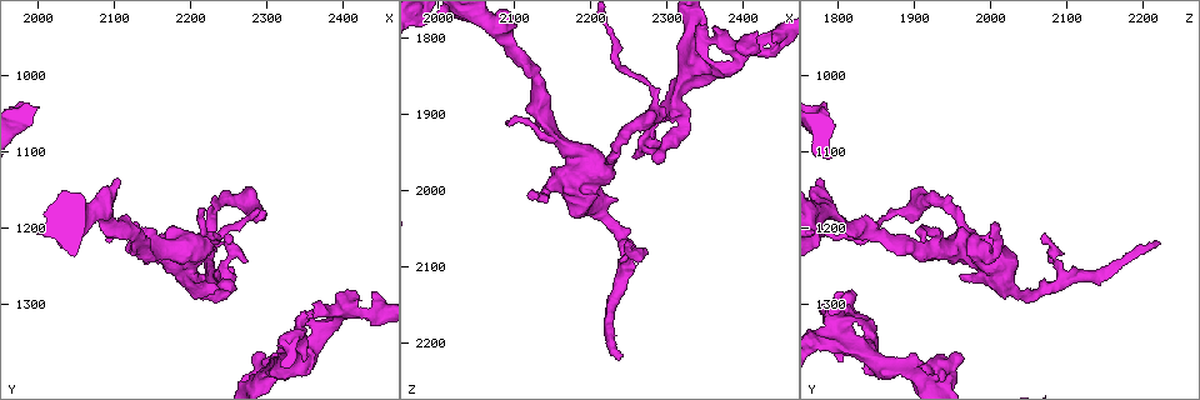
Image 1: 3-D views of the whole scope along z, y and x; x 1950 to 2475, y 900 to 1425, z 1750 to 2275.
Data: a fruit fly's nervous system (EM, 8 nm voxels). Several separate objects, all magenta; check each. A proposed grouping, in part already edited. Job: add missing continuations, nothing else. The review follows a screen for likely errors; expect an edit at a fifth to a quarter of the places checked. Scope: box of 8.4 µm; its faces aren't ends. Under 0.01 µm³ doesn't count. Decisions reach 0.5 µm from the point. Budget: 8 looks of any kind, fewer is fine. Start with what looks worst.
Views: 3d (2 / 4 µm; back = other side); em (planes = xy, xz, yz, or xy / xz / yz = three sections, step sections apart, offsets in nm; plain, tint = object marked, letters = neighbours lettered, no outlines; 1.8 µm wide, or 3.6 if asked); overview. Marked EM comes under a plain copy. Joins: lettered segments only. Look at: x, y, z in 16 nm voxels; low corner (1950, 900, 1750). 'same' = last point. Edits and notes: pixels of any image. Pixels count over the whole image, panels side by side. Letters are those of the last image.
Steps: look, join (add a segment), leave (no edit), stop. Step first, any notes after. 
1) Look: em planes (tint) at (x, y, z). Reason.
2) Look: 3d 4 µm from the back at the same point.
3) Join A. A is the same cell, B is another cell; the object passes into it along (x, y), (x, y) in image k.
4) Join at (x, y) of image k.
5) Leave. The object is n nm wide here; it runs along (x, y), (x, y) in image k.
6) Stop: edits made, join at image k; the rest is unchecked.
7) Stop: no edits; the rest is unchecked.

Look: em planes (letters) at (2410, 1285, 1820). Branch stops here.

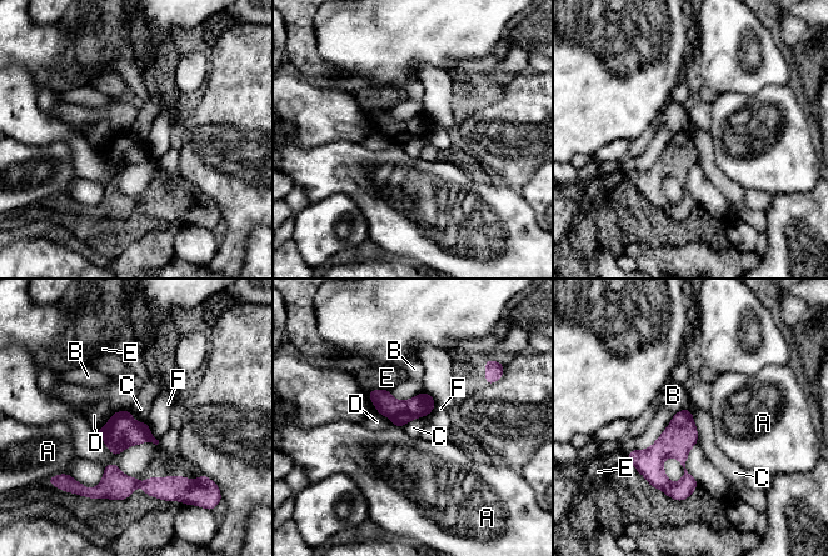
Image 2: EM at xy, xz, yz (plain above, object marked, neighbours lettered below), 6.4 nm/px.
Leave. The object is 150 nm wide here; A, B, C, D, E and F are other cells; a border runs along (688, 407), (698, 441) in image 2; no lettered segment goes on from it.

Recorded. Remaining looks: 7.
Look: 3d 2 µm at (2280, 1400, 1950). Touches itself.

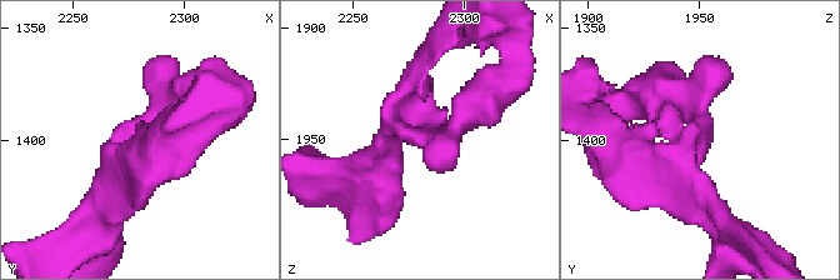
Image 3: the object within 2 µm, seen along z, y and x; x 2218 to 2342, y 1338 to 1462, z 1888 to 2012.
Look: em planes (tint) at (2282, 1397, 1949).

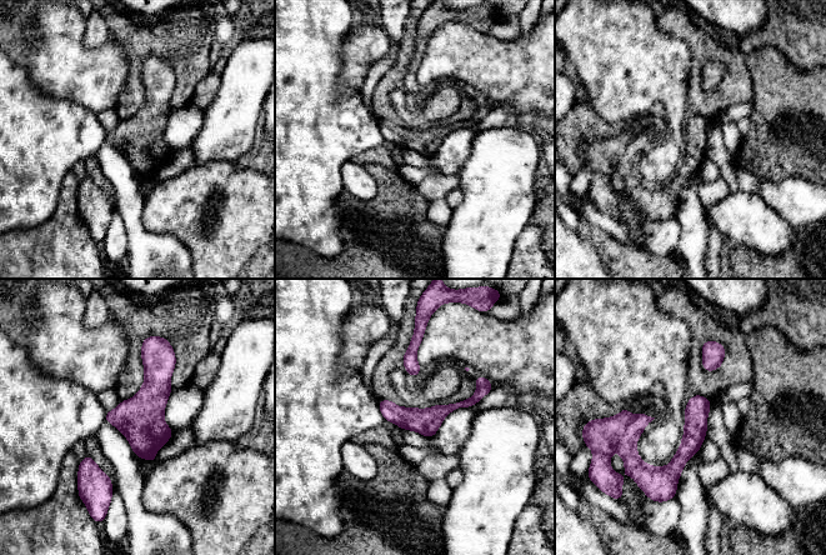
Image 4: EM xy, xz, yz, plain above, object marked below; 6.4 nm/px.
Look: em planes (letters) at the same point.

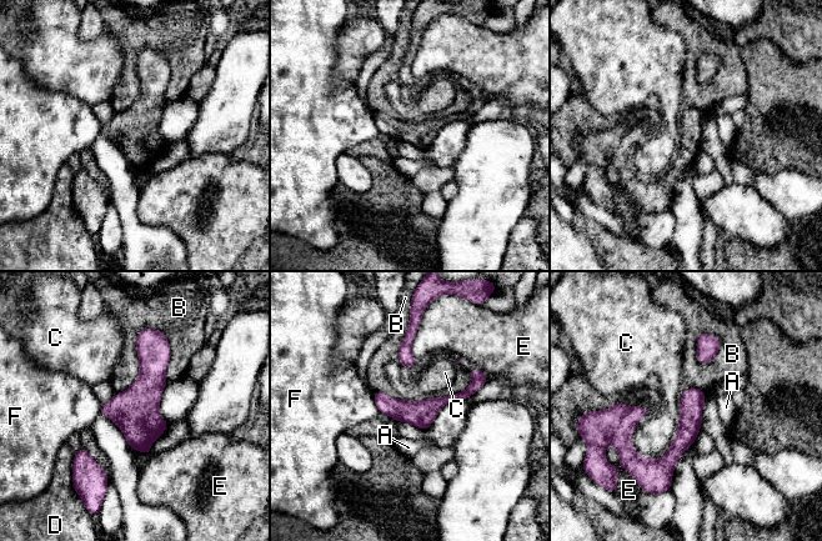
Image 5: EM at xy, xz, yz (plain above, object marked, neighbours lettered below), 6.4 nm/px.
Leave. A, B, C, D, E and F are other cells; it runs along (474, 372), (466, 394), (429, 409), (376, 396) in image 5; no lettered segment goes on from it.

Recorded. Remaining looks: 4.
Look: 3d 4 µm at (2235, 1215, 1830). Sharp bend.

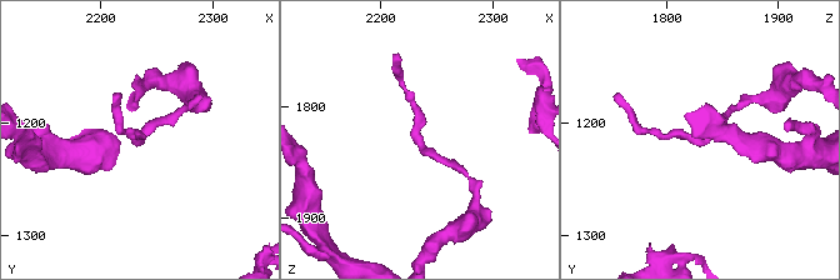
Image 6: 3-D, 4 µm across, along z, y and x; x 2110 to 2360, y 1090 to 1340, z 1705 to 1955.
Look: em 3.6 µm xz step 4 (letters) at (2236, 1218, 1832).

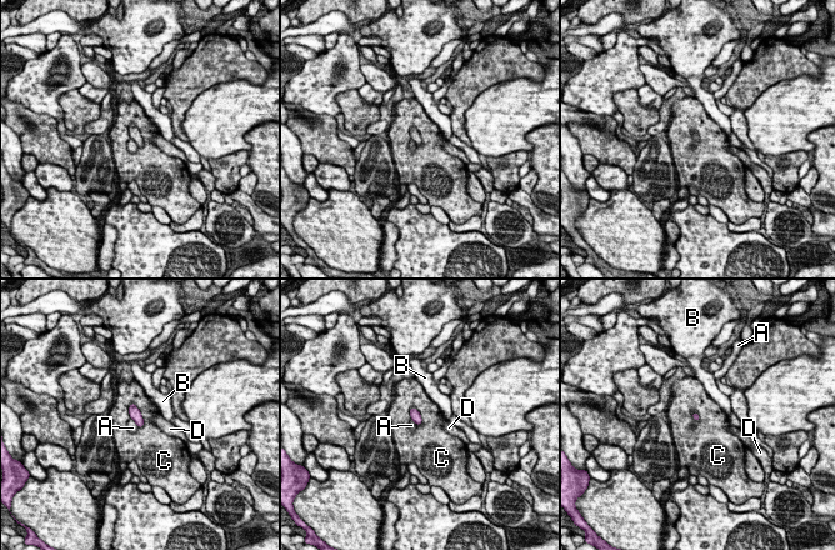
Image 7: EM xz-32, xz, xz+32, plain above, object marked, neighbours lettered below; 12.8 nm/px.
Look: em 3.6 µm planes (letters) at the same point. Another direction.

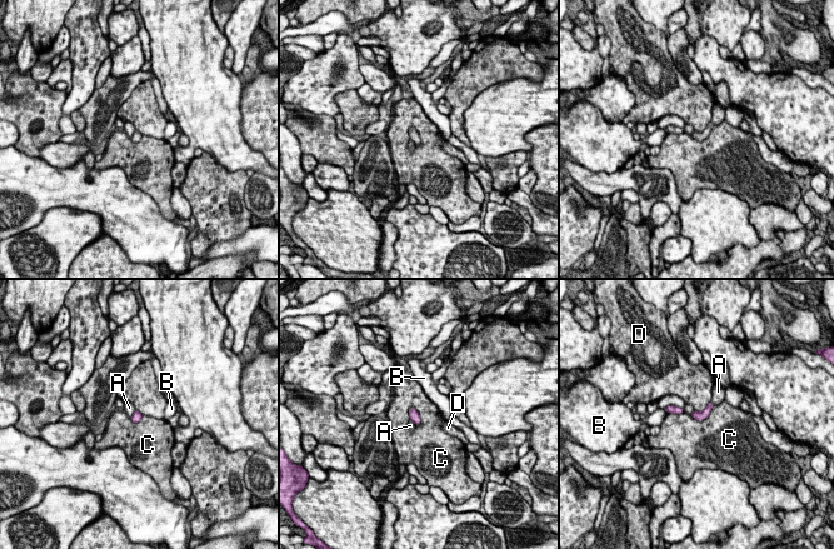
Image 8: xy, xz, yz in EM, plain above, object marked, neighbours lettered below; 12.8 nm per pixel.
Leave. A, B, C and D are other cells; a border runs along (411, 407), (420, 419), (418, 425) in image 8; none of them fits.

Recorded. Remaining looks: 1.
Stop: no edits; the rest is unchecked.

